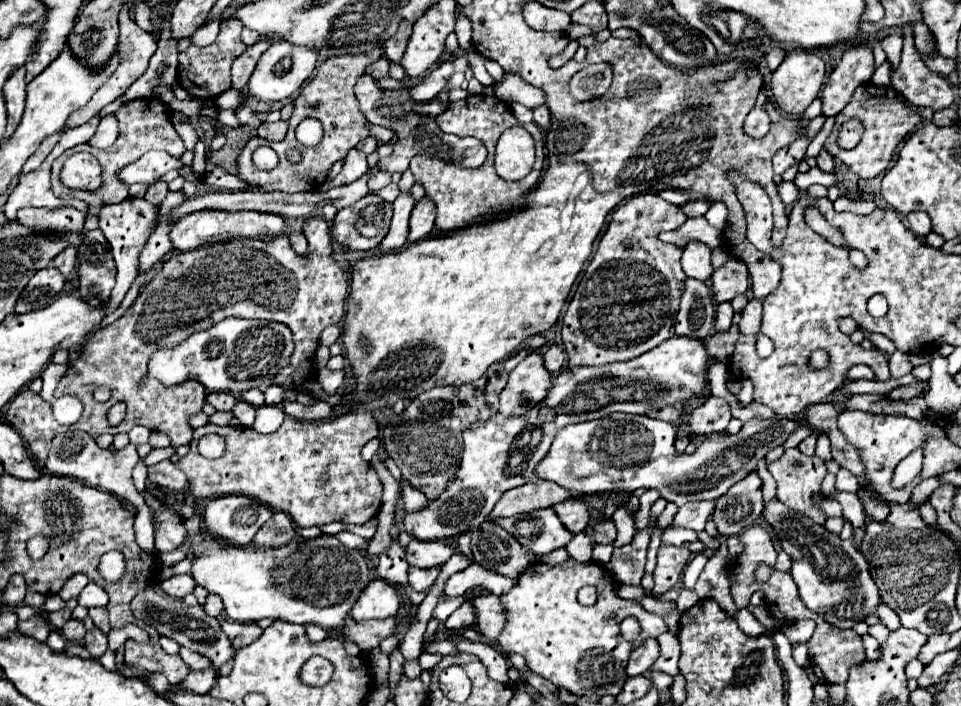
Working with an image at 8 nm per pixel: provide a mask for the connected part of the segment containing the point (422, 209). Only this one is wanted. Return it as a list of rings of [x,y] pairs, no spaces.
[[[422,198],[410,216],[410,236],[408,242],[414,244],[418,240],[424,240],[434,230],[434,204],[428,202],[428,198]]]

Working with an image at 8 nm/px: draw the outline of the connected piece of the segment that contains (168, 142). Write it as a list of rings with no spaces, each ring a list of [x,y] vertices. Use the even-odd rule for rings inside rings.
[[[140,98],[140,100],[132,100],[132,102],[126,102],[118,112],[116,112],[116,118],[120,122],[120,134],[118,134],[118,140],[106,148],[106,150],[98,150],[98,148],[92,148],[92,146],[86,146],[86,144],[80,144],[76,148],[70,148],[66,150],[62,156],[58,156],[52,164],[52,192],[58,196],[58,198],[82,198],[84,202],[88,202],[88,192],[86,190],[70,190],[66,188],[64,184],[60,184],[60,168],[62,168],[62,162],[74,154],[74,152],[92,152],[92,154],[110,154],[106,156],[100,164],[102,164],[102,188],[98,188],[96,192],[90,192],[90,200],[96,200],[98,204],[116,204],[116,202],[122,202],[126,196],[128,196],[128,188],[126,186],[120,186],[118,180],[114,180],[114,174],[118,172],[118,168],[138,160],[142,154],[146,154],[148,150],[166,150],[170,156],[182,156],[184,154],[184,142],[182,138],[178,136],[178,132],[172,128],[172,120],[170,120],[170,106],[164,104],[162,100],[158,98]]]

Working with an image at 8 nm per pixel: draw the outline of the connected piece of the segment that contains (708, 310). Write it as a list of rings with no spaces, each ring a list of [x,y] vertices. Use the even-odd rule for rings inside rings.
[[[686,278],[680,310],[676,314],[676,334],[690,338],[708,338],[716,318],[716,304],[708,282]]]

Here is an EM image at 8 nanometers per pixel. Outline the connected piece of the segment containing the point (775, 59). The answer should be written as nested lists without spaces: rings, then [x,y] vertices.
[[[780,48],[770,50],[770,52],[766,54],[766,64],[768,64],[768,70],[770,70],[770,72],[774,72],[774,70],[778,68],[778,64],[784,60],[784,56],[786,56],[786,50],[780,50]]]

